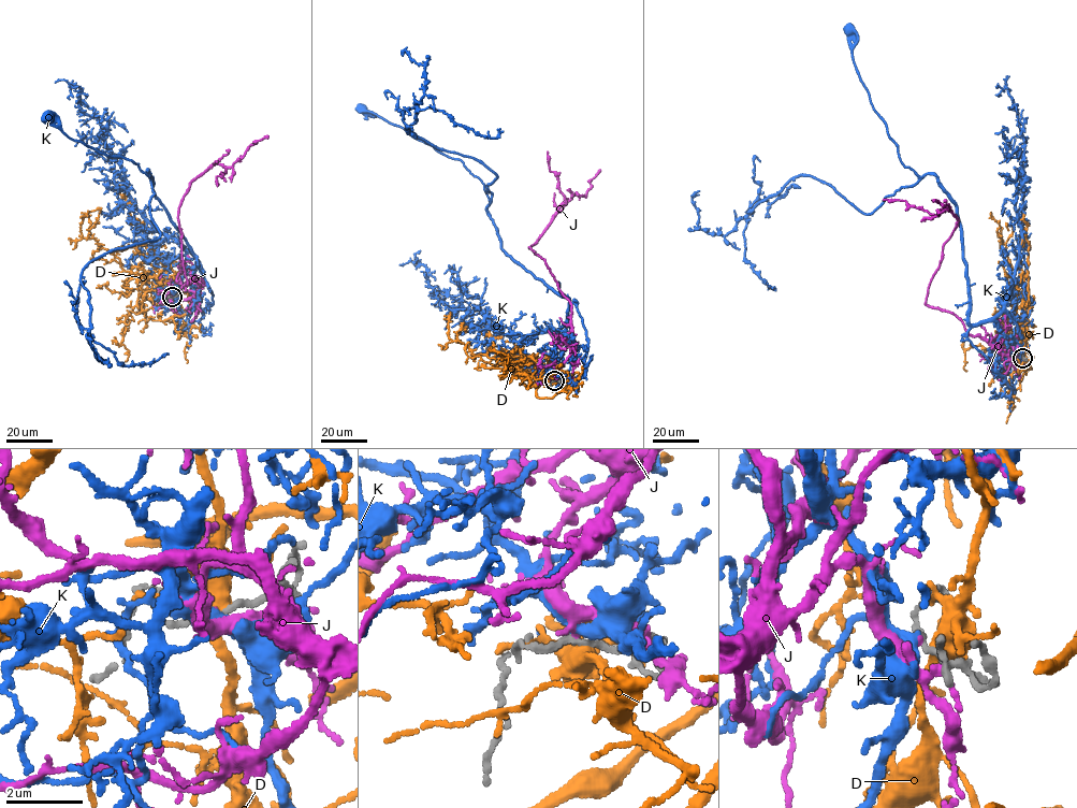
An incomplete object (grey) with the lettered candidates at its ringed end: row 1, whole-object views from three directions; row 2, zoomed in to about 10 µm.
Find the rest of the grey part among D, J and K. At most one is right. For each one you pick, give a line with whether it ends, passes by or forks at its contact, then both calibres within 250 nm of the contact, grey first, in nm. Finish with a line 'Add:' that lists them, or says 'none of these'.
K: it passes by | 140/280 nm
Add: K

